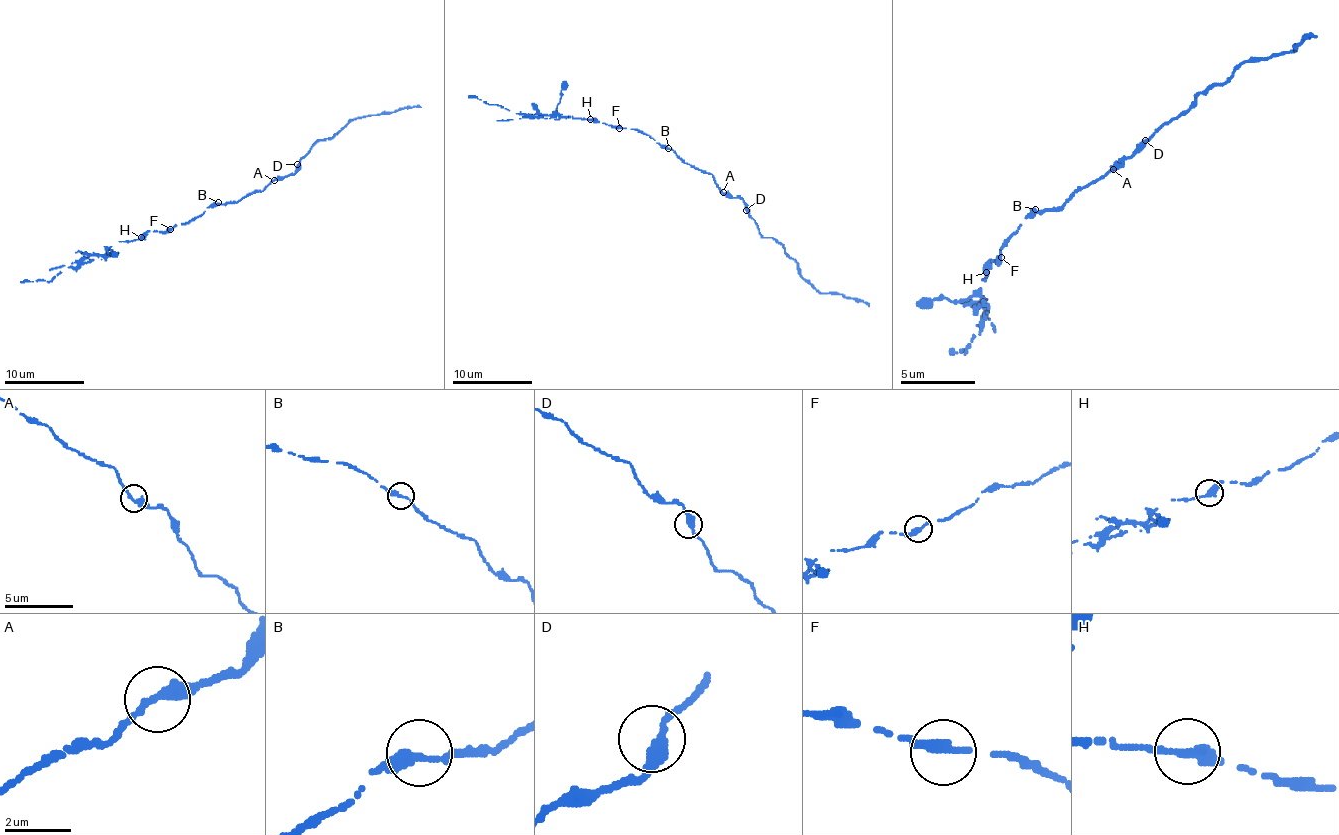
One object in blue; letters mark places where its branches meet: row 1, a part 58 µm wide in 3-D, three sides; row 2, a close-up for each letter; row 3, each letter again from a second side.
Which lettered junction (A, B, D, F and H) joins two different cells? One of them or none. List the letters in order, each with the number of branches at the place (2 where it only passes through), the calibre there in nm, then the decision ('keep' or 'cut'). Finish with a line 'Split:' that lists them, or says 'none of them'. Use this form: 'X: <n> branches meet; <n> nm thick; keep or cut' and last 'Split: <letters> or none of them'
A: 2 branches meet; 320 nm thick; keep
B: 2 branches meet; 300 nm thick; keep
D: 2 branches meet; 340 nm thick; keep
F: 2 branches meet; 300 nm thick; keep
H: 2 branches meet; 320 nm thick; cut
Split: H

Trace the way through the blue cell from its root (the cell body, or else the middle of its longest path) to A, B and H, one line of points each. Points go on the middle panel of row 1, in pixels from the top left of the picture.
A: (690, 166), (711, 174), (723, 192)
B: (690, 166), (668, 148)
H: (690, 166), (670, 148), (662, 148), (654, 138), (635, 128), (621, 128), (591, 118)

